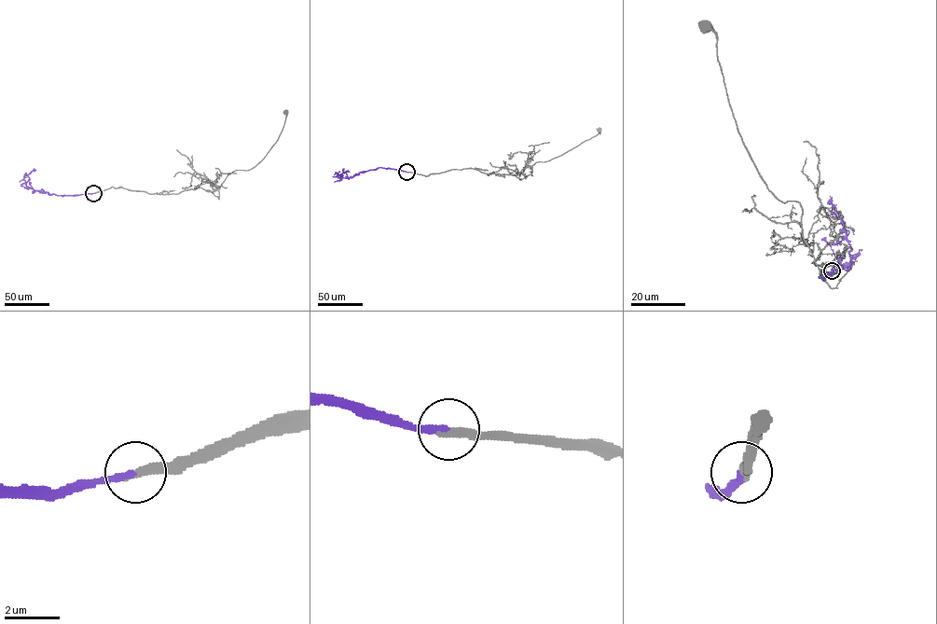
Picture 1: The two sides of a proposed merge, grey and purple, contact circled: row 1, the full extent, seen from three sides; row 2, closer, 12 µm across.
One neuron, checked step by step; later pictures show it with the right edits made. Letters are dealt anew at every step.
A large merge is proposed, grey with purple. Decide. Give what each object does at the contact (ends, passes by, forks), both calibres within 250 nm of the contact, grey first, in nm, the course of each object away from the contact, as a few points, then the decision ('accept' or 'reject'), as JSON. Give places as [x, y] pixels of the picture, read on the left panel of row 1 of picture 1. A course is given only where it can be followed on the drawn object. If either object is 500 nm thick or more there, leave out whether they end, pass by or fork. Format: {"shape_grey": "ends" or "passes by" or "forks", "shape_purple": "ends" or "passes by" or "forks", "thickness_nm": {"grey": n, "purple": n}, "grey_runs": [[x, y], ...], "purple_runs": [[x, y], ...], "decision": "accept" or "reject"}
{"shape_grey": "ends", "shape_purple": "ends", "thickness_nm": {"grey": 280, "purple": 220}, "grey_runs": [[93, 193], [112, 187], [150, 194], [214, 191], [228, 174], [263, 159], [285, 111]], "purple_runs": [[93, 193], [60, 195], [34, 190], [26, 183], [29, 179], [27, 175], [35, 170]], "decision": "accept"}

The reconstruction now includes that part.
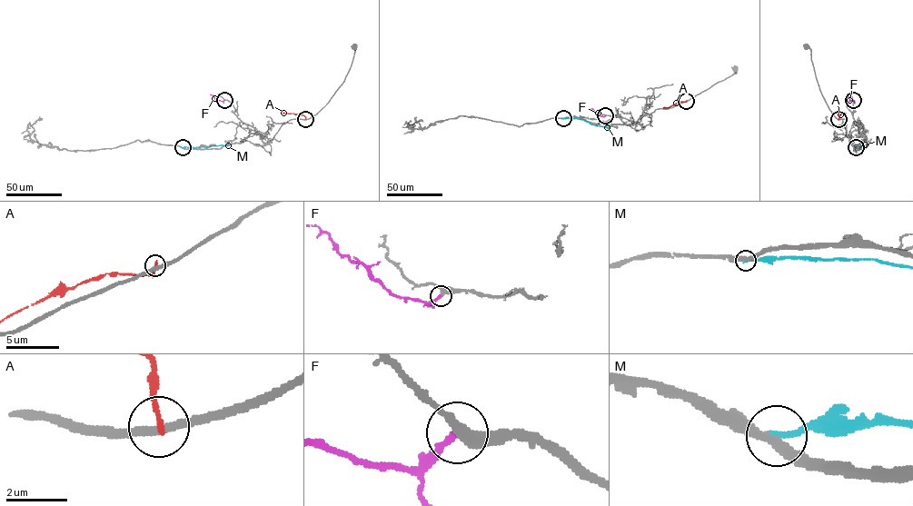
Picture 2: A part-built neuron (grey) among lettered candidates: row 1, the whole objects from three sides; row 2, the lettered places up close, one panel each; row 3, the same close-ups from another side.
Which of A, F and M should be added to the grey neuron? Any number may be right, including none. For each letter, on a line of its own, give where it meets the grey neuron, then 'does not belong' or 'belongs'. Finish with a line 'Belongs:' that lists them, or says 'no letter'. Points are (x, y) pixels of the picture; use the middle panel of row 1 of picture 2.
A: contact (686, 101); does not belong
F: contact (605, 115); belongs
M: contact (563, 118); does not belong
Belongs: F

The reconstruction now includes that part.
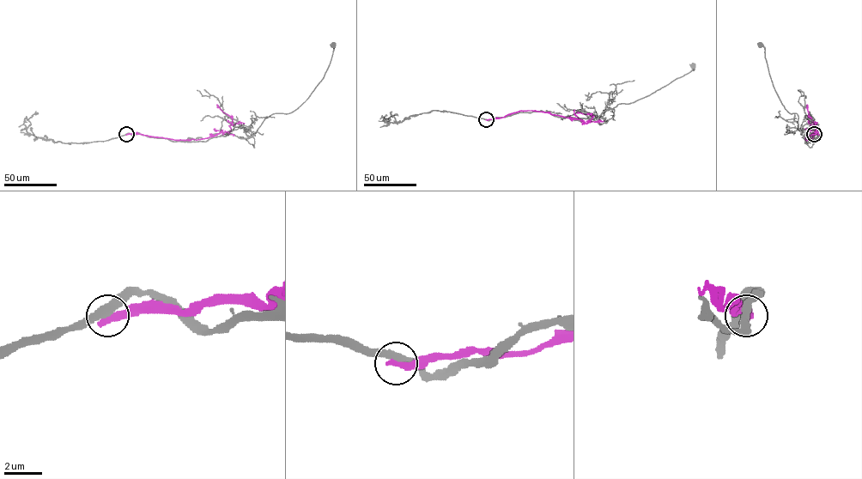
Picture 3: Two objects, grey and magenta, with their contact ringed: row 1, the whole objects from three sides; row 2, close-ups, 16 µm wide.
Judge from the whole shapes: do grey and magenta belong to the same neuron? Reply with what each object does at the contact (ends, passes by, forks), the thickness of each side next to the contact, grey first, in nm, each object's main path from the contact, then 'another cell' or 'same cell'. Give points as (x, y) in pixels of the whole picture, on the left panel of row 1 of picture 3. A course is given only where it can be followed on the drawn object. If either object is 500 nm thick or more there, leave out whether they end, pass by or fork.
grey passes by; magenta ends there; 420 nm thick on the grey side, 440 nm on the other; grey runs (126, 134), (185, 142), (233, 134), (251, 137), (265, 118), (289, 113), (306, 100), (324, 75), (333, 44); magenta runs (126, 134), (200, 139), (229, 131), (232, 118), (216, 105); another cell

